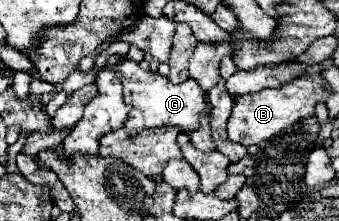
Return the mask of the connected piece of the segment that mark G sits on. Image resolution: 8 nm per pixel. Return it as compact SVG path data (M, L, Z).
M124 58L116 72L122 76L124 86L124 102L132 106L128 118L126 118L126 132L144 130L144 128L158 128L158 126L180 126L182 132L190 134L200 126L200 114L202 110L210 110L210 104L202 100L202 88L196 80L188 78L182 84L172 84L166 76L152 72L150 68L140 68L138 62L132 62Z

